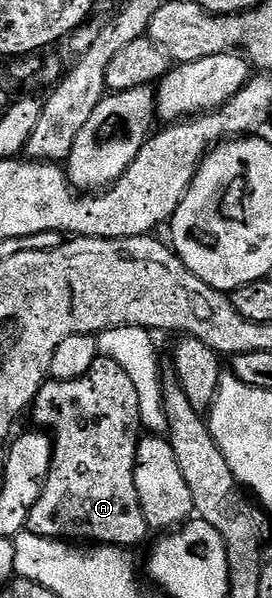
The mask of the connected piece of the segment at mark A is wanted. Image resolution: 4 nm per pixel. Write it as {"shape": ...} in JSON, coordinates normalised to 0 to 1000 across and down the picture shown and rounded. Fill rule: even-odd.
{"shape":[[[364,597],[338,610],[338,617],[309,630],[290,634],[184,634],[158,640],[140,662],[125,666],[118,689],[143,716],[191,724],[191,739],[199,744],[199,769],[184,774],[184,789],[169,799],[162,818],[147,824],[147,838],[118,844],[110,860],[107,886],[154,901],[224,901],[232,905],[342,905],[360,911],[401,911],[412,915],[460,915],[493,918],[493,913],[518,905],[533,895],[544,895],[529,851],[515,851],[515,831],[500,831],[500,804],[493,803],[493,779],[500,778],[500,751],[507,737],[526,726],[529,716],[515,704],[515,664],[500,664],[500,649],[485,645],[485,635],[471,632],[471,624],[426,610],[426,604],[379,600]]]}

